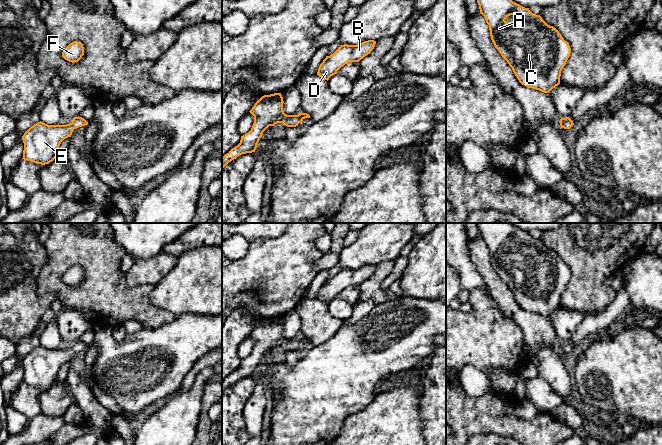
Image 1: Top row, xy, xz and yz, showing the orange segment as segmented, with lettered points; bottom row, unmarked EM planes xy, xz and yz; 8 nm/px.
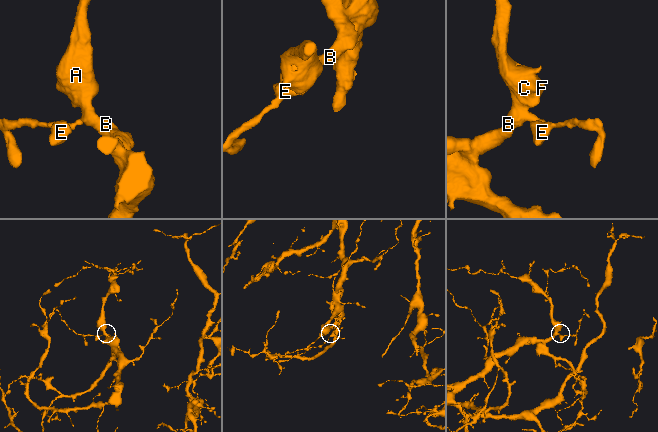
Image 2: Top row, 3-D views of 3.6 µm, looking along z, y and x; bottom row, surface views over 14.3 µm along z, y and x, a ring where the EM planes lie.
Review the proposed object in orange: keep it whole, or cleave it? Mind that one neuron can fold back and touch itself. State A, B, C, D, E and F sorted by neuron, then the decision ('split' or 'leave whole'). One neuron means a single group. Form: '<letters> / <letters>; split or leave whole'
A B C D E F; leave whole

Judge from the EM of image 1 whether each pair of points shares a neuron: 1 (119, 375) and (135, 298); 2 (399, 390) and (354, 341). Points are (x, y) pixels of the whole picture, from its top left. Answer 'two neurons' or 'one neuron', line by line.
1: two neurons
2: two neurons

